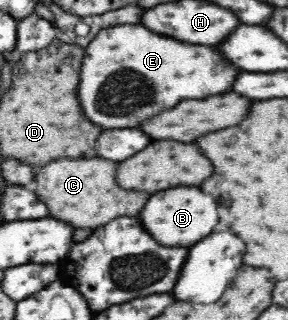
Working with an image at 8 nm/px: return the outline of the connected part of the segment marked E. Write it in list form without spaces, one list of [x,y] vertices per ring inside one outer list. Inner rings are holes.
[[[138,23],[103,28],[85,48],[86,58],[80,72],[80,104],[86,116],[102,128],[136,128],[142,120],[148,120],[166,108],[174,108],[174,104],[180,104],[182,100],[202,100],[206,96],[230,92],[238,76],[238,70],[224,60],[220,50],[178,42]]]

